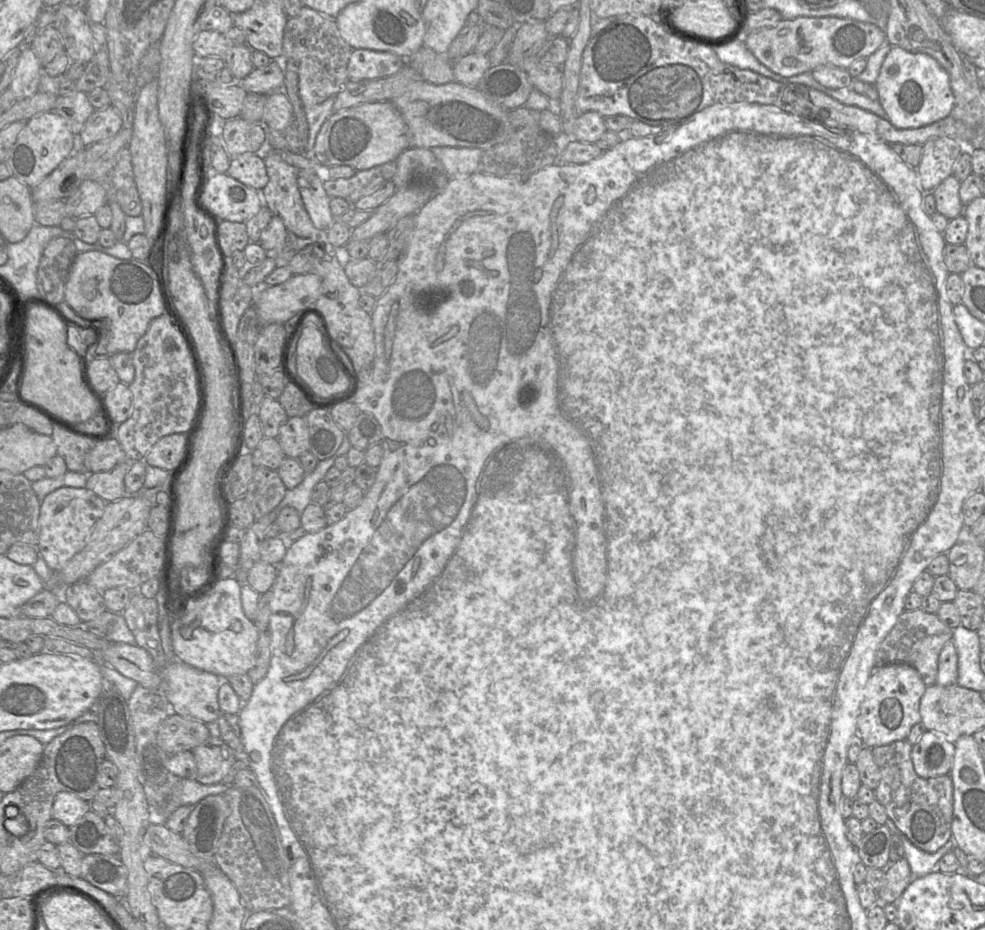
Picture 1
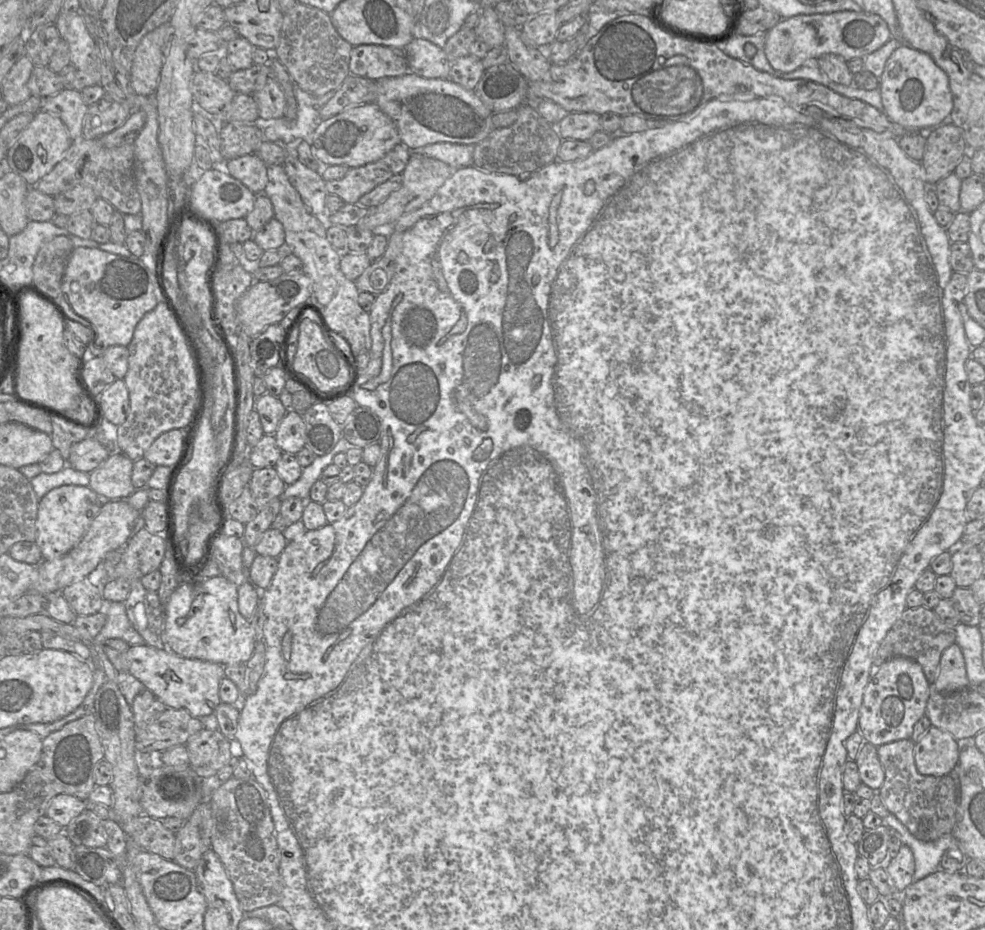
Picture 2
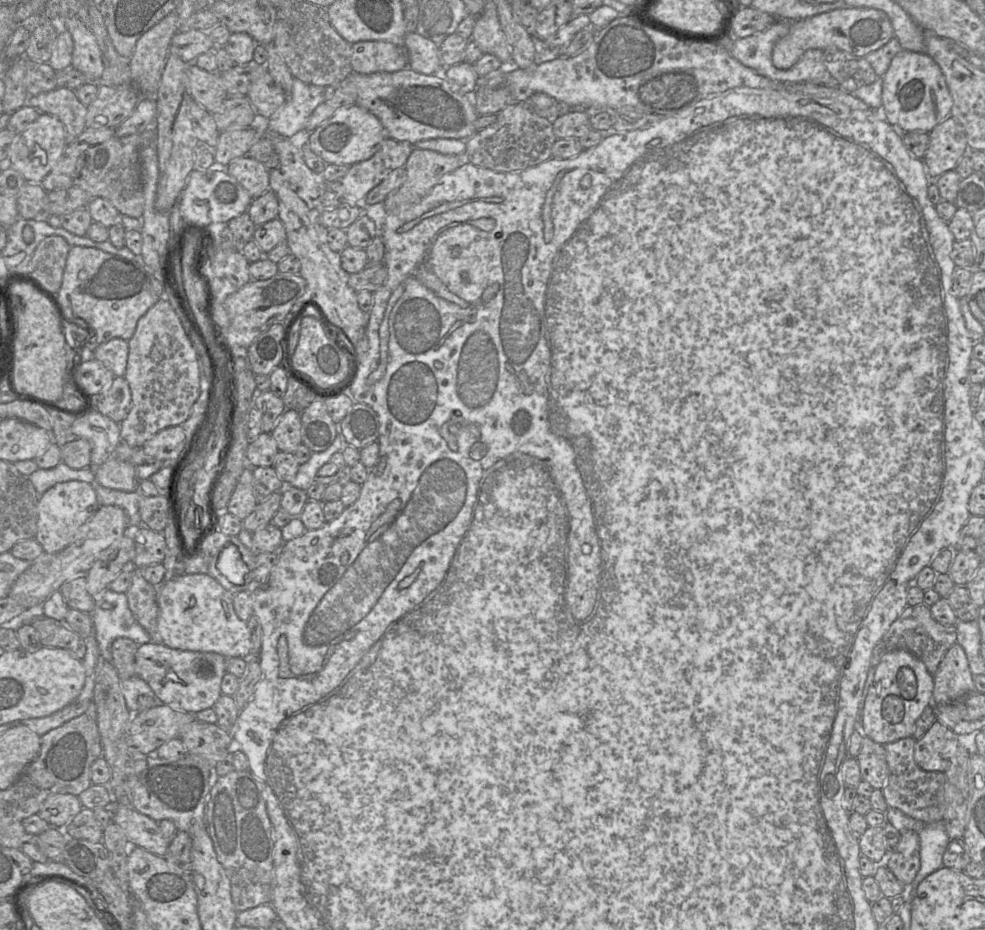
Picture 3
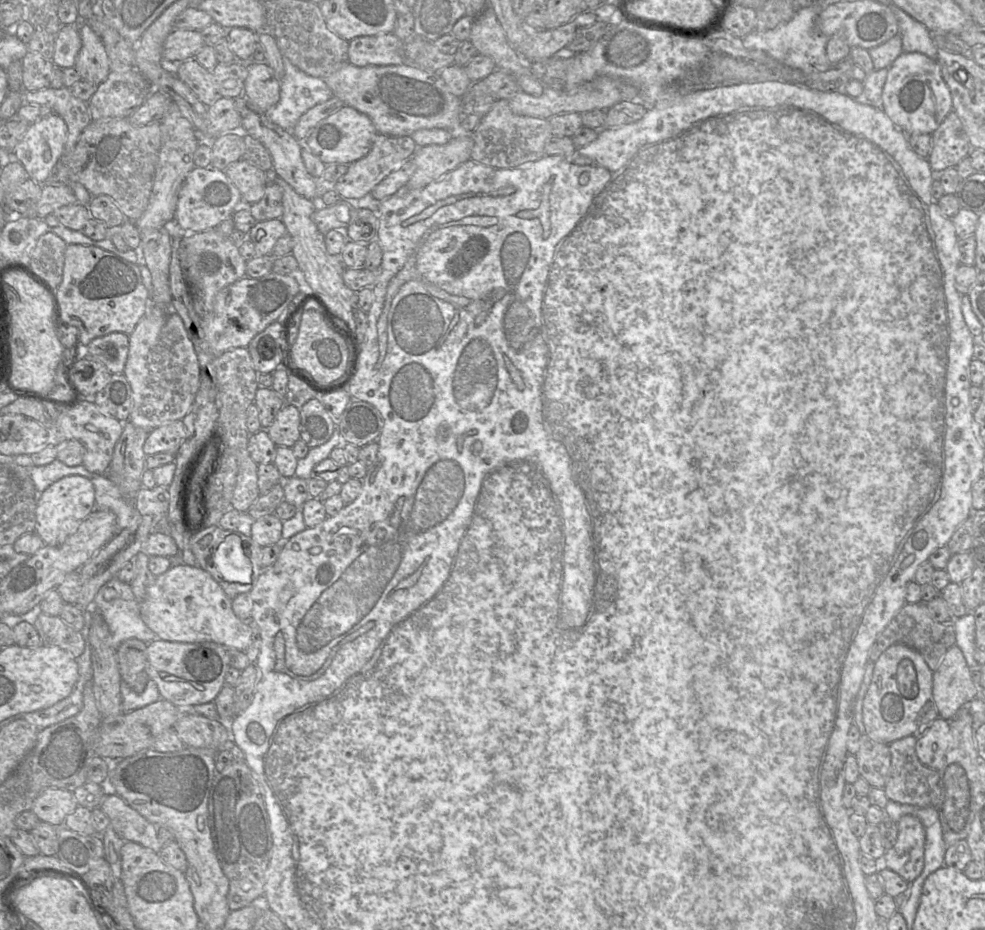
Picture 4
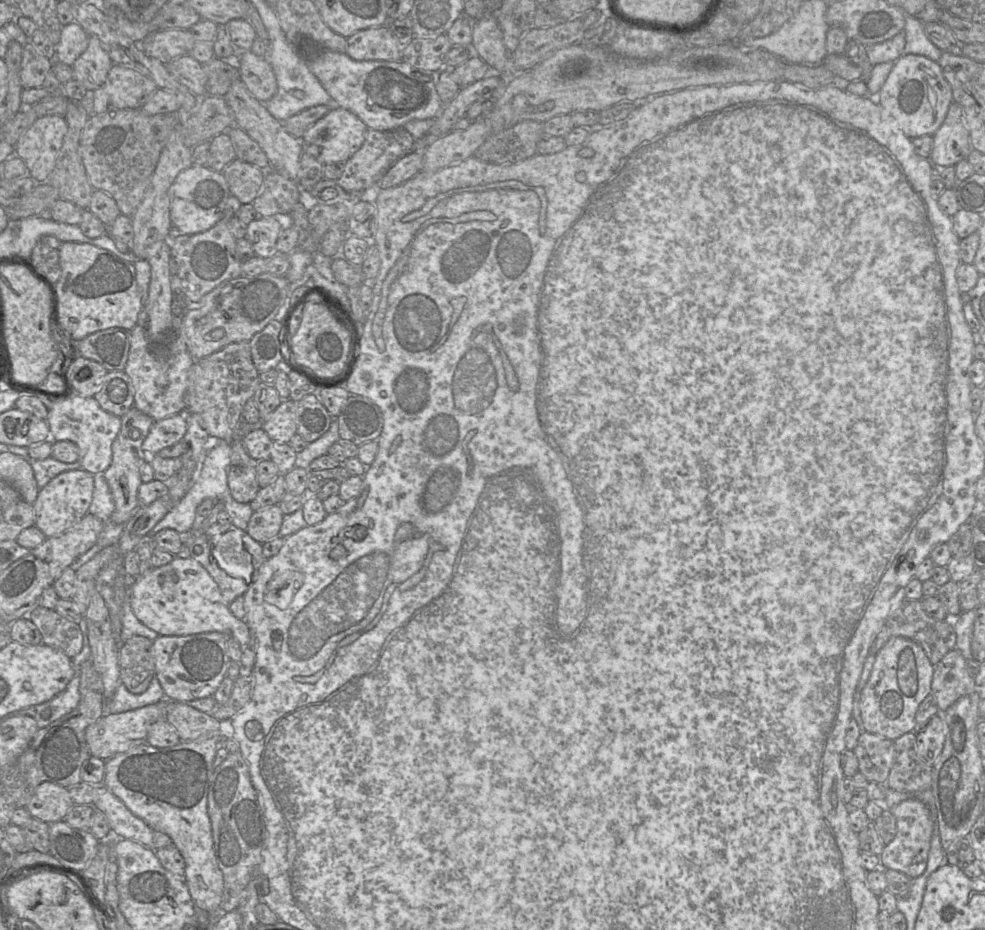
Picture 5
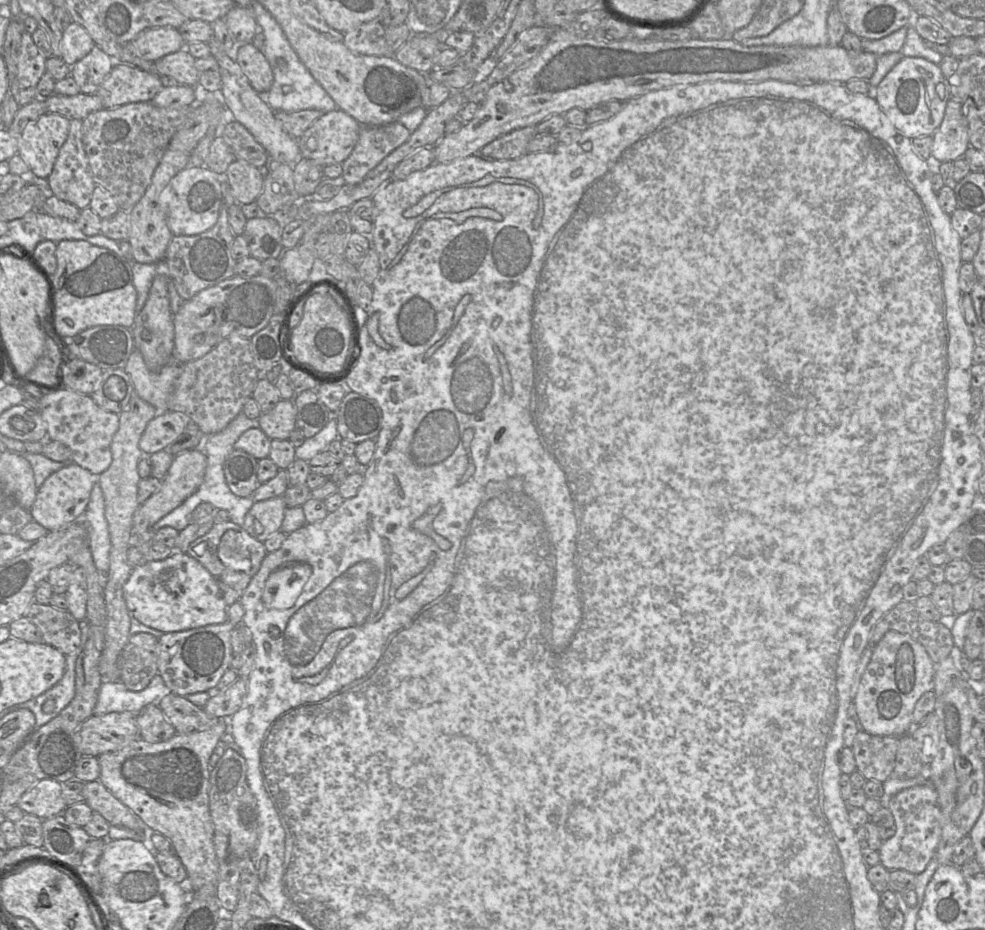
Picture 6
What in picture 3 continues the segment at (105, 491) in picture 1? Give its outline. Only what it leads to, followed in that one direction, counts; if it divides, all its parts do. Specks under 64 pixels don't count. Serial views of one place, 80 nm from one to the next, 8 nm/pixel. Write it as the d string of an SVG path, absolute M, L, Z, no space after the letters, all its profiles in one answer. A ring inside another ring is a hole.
M110 457L94 468L94 480L106 488L132 492L139 490L133 462Z

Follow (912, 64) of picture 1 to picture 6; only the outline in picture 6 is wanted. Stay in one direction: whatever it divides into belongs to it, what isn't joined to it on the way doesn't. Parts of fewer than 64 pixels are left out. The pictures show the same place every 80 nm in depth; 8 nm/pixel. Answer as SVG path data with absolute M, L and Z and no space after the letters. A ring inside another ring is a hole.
M904 56L876 87L876 101L880 111L889 114L898 129L912 140L934 134L944 118L950 98L950 85L940 66L920 57Z

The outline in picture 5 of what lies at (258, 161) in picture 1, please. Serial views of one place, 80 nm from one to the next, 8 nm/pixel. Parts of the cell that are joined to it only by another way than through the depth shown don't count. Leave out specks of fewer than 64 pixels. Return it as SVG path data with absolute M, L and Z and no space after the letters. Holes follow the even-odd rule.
M235 159L222 171L231 194L239 204L250 204L260 194L264 182L262 169Z

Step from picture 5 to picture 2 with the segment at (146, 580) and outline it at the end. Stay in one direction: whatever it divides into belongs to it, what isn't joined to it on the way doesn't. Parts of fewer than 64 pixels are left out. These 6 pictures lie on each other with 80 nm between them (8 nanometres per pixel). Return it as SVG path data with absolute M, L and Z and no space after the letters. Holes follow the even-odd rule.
M185 575L171 594L164 608L164 644L172 653L190 659L200 659L220 665L246 663L256 645L255 629L238 609L238 587L223 576L202 578Z

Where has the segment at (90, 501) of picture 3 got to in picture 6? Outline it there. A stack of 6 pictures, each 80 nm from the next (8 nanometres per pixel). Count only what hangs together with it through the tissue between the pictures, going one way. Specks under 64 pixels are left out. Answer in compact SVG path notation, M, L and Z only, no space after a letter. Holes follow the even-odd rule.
M74 462L52 473L37 490L36 499L30 510L33 520L48 531L66 528L69 524L82 520L98 476Z

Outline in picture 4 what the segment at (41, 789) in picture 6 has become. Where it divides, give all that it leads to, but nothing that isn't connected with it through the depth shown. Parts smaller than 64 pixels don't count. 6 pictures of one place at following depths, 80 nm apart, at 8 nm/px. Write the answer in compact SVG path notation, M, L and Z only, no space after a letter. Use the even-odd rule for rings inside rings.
M46 788L34 800L31 810L40 821L59 826L64 824L66 817L77 807L78 803L73 792L59 788Z

